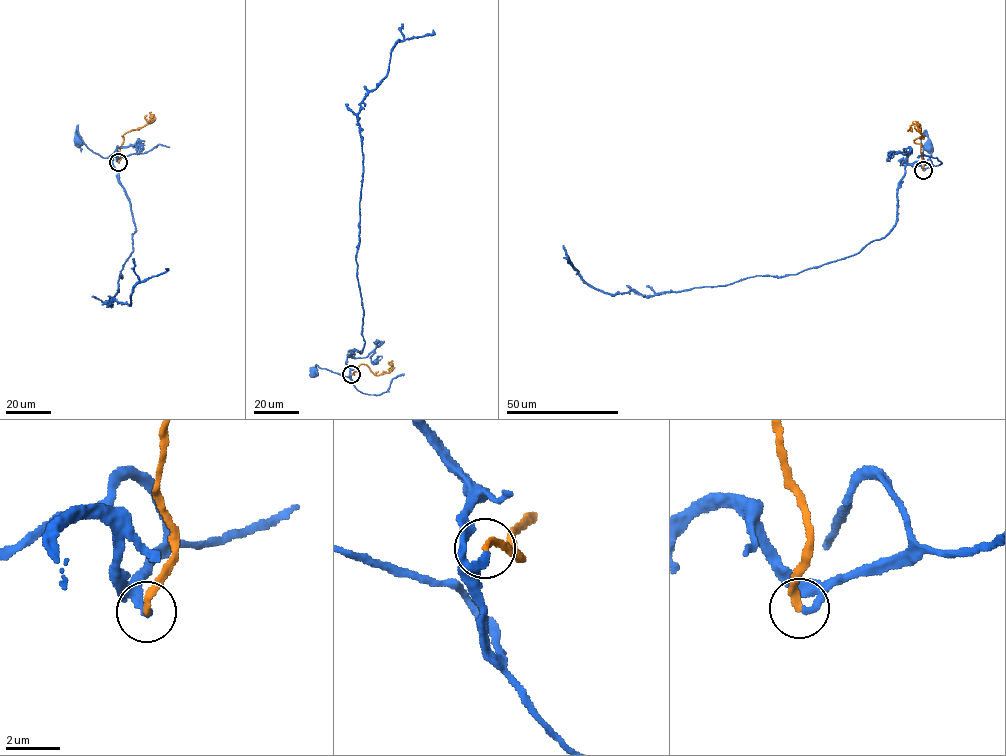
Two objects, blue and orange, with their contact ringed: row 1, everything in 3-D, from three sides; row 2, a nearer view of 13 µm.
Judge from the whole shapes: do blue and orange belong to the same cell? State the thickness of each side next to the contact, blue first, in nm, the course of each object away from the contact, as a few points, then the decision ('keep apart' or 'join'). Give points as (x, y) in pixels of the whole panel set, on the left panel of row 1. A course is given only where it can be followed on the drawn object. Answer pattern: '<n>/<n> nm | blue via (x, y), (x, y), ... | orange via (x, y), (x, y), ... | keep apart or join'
260/240 nm | blue via (119, 163), (117, 151), (102, 157), (91, 150), (77, 128), (78, 141) | orange via (119, 163), (122, 136), (151, 121), (153, 115), (150, 119), (153, 122) | join

